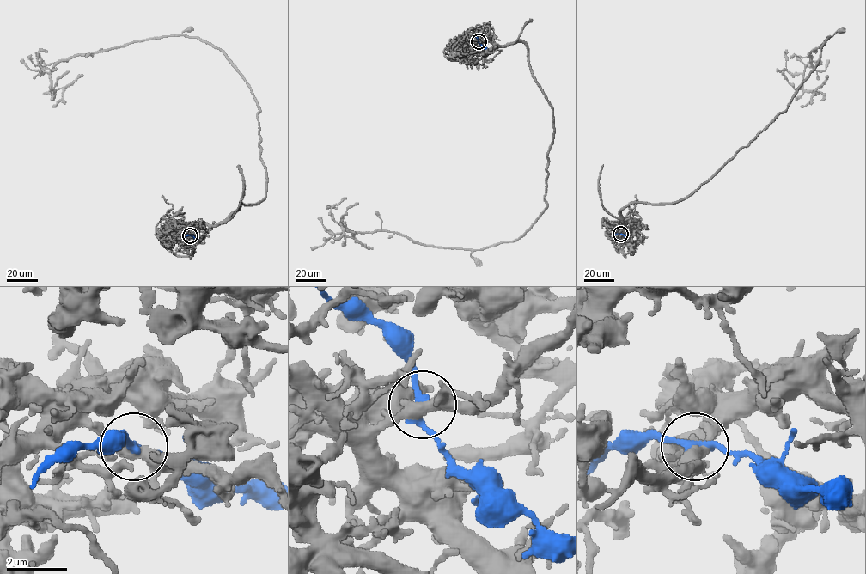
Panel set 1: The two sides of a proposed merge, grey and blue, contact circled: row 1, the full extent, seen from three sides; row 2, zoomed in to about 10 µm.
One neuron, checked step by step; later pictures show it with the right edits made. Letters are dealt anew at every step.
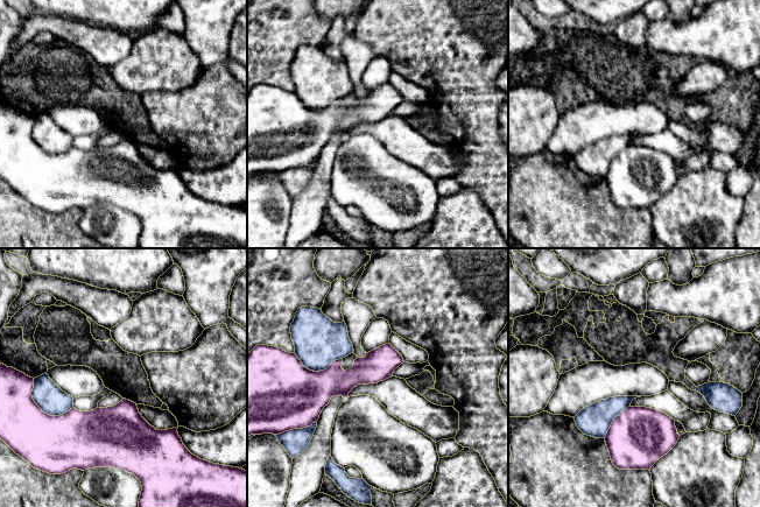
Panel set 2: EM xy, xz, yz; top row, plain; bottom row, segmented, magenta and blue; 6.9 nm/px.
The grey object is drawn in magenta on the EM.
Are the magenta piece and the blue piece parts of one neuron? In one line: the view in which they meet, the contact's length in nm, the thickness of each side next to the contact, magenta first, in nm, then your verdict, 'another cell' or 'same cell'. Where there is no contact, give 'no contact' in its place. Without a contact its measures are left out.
meets magenta in xy; contact 340 nm long; 400 nm thick on the magenta side, 190 nm on the other; another cell

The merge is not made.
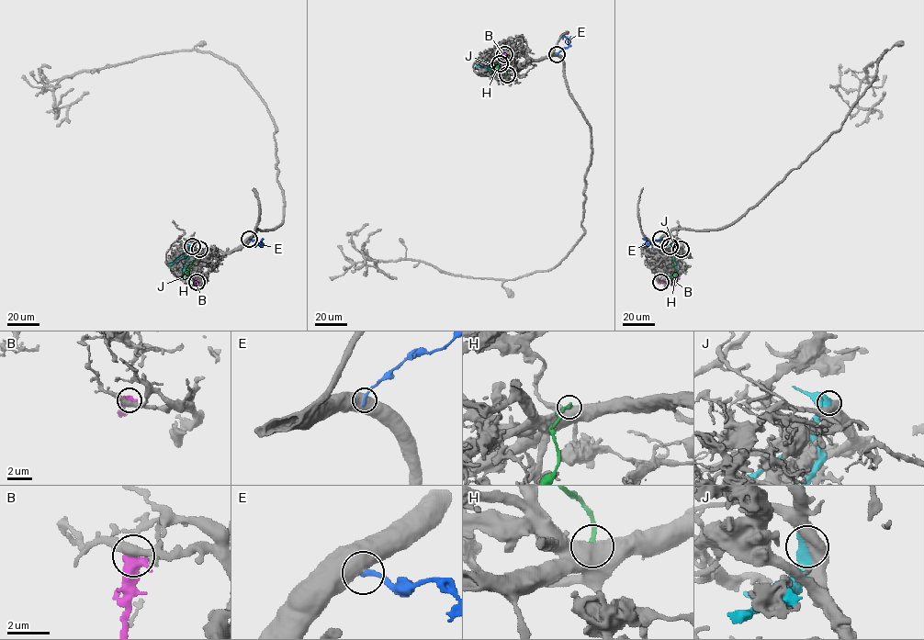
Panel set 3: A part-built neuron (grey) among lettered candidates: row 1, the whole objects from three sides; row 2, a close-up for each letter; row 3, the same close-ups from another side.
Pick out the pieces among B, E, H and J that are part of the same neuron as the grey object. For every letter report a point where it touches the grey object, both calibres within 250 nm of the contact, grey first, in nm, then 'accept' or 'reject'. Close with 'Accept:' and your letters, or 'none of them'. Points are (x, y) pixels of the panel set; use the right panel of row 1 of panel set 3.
B: meets grey at (660, 282); 400 nm thick on the grey side, 550 nm on the other; reject
E: meets grey at (660, 239); 750 nm thick on the grey side, 240 nm on the other; reject
H: meets grey at (681, 249); 750 nm thick on the grey side, 300 nm on the other; reject
J: meets grey at (670, 246); 550 nm thick on the grey side, 480 nm on the other; reject
Accept: none of them

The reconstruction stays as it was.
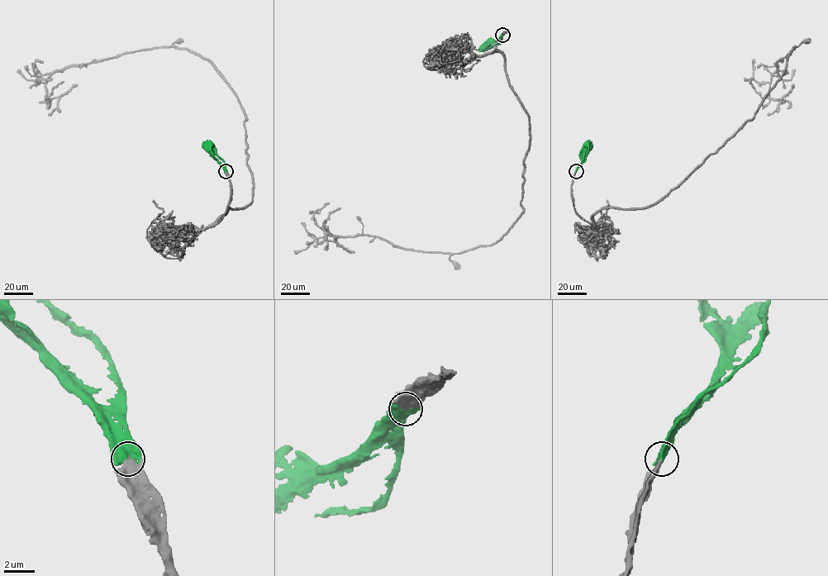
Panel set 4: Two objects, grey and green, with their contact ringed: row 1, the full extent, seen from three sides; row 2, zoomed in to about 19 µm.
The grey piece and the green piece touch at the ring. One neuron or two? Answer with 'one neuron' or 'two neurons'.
one neuron

